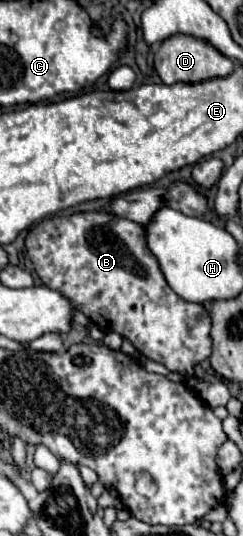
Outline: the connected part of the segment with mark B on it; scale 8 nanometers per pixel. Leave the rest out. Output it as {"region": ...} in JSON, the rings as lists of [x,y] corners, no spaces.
{"region":[[[77,211],[37,223],[27,233],[25,247],[41,281],[51,289],[61,291],[103,333],[115,331],[121,337],[127,337],[143,357],[165,365],[173,373],[193,377],[195,365],[211,355],[211,319],[203,305],[187,303],[177,297],[173,289],[169,289],[157,257],[149,253],[145,233],[145,227],[137,225],[135,221],[121,221],[121,217],[109,217],[109,213]]]}

